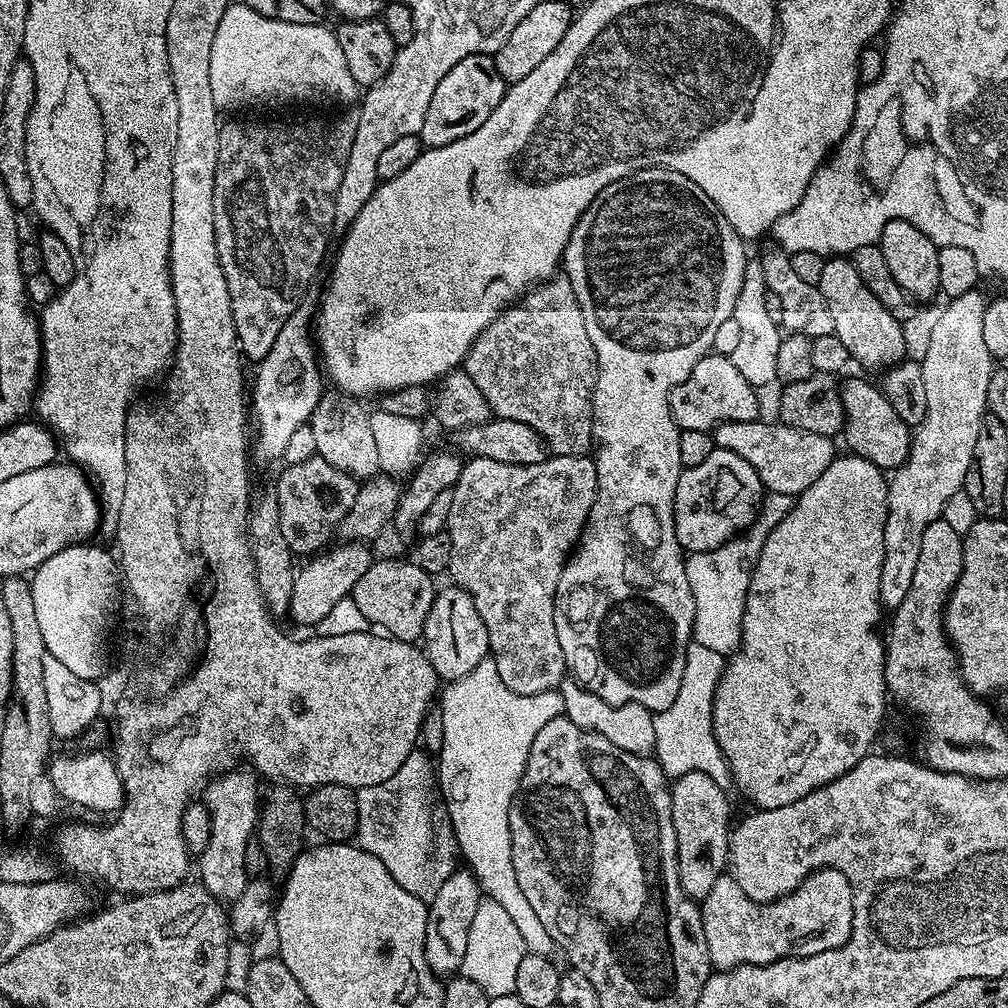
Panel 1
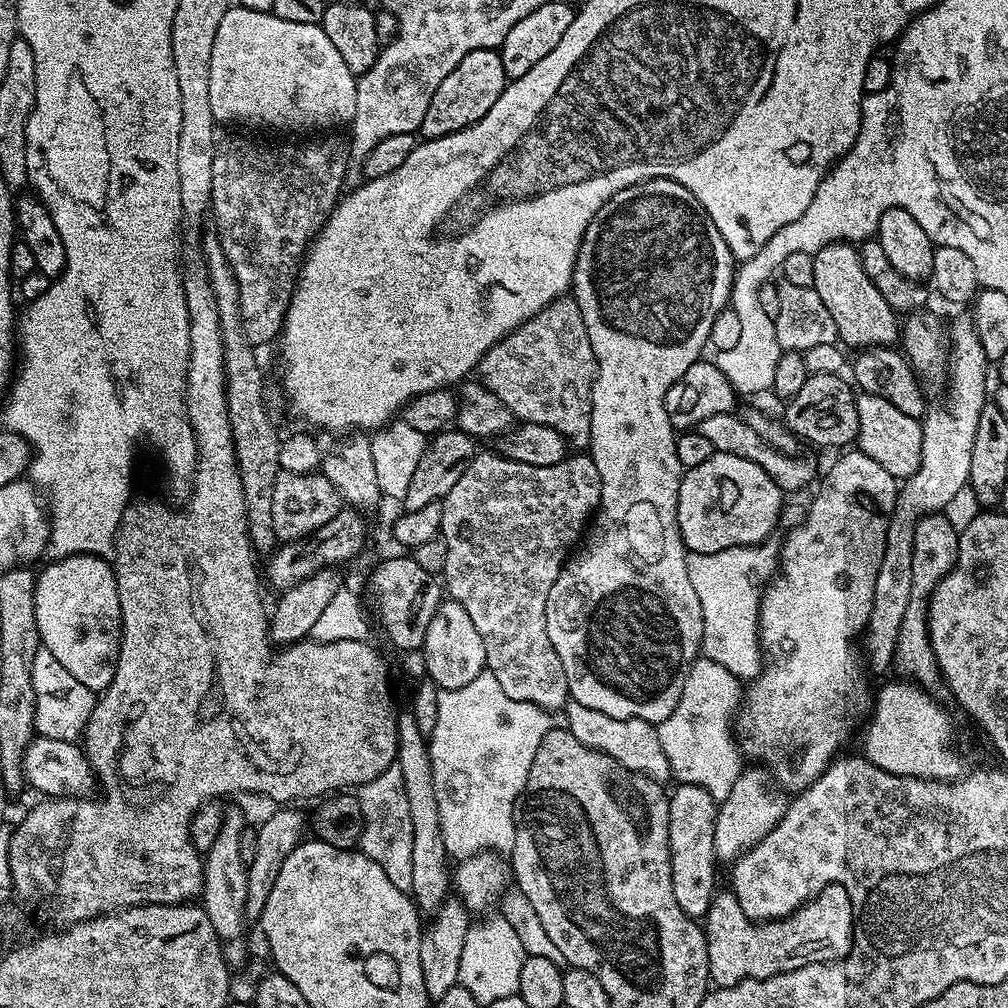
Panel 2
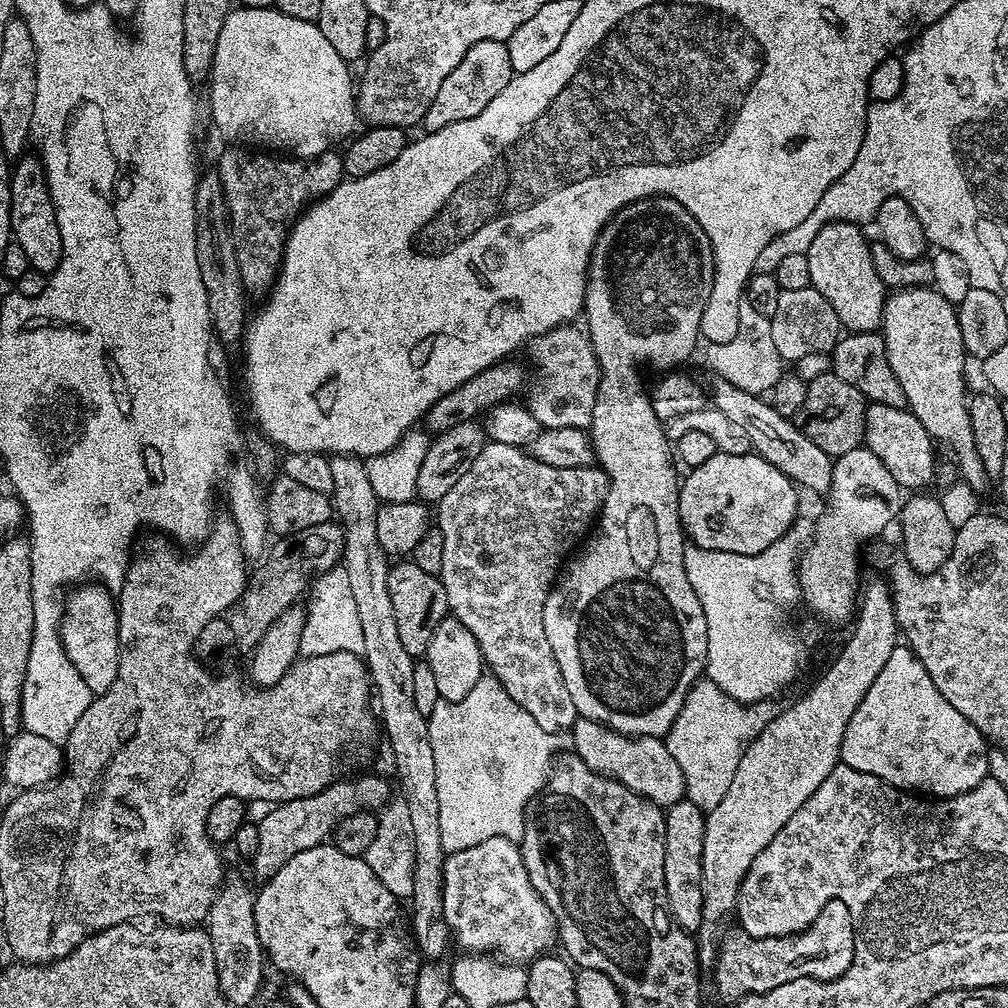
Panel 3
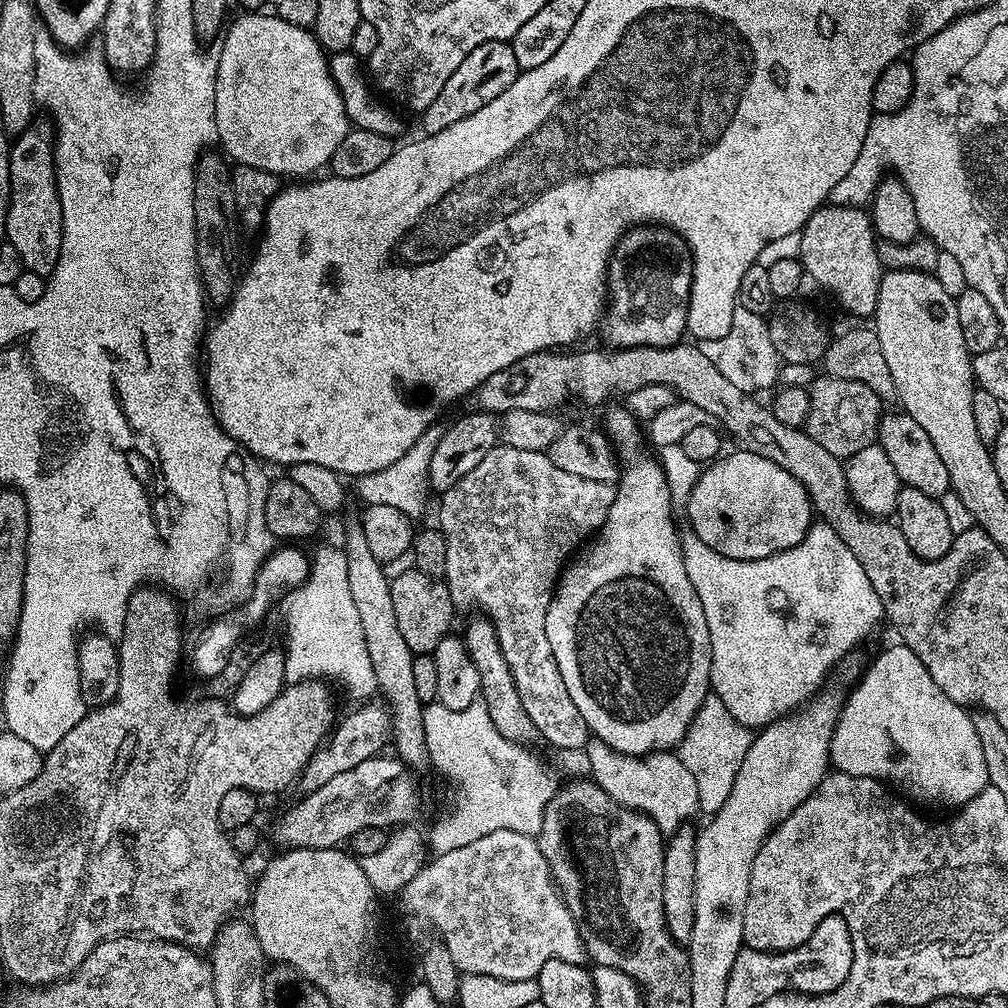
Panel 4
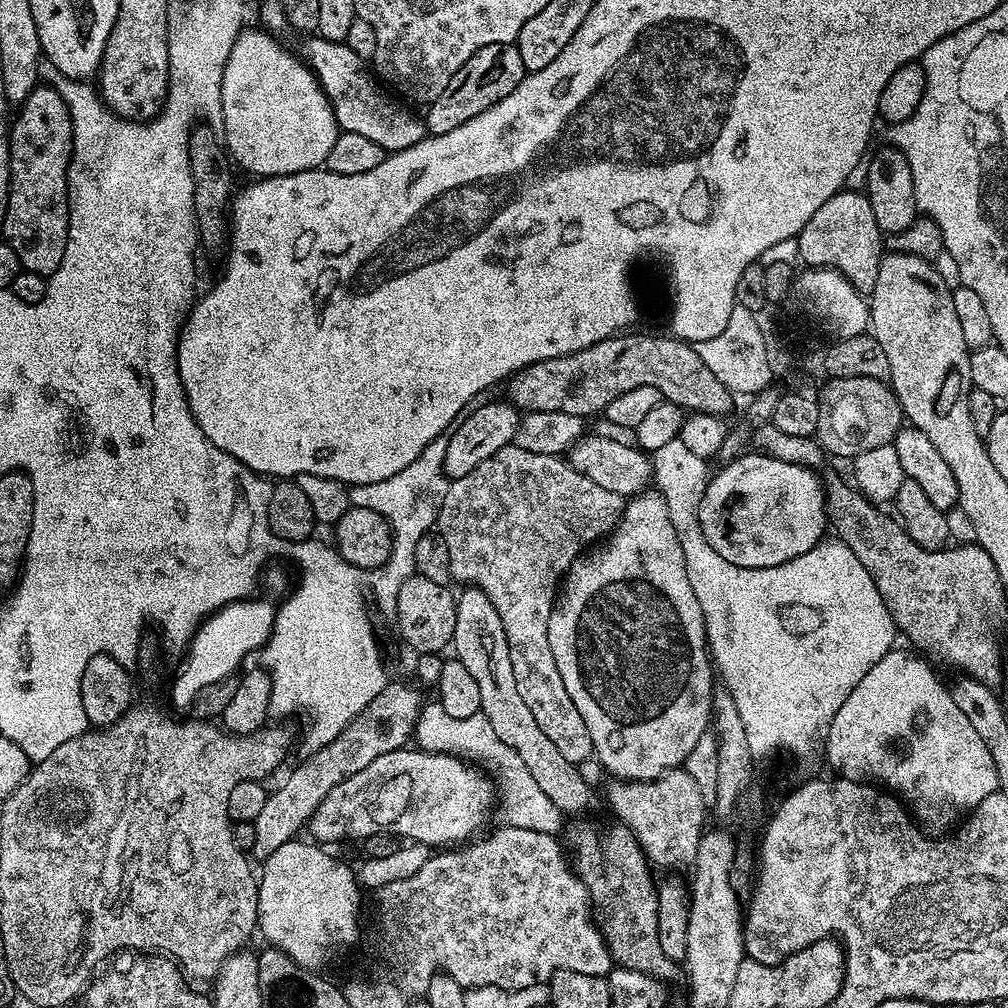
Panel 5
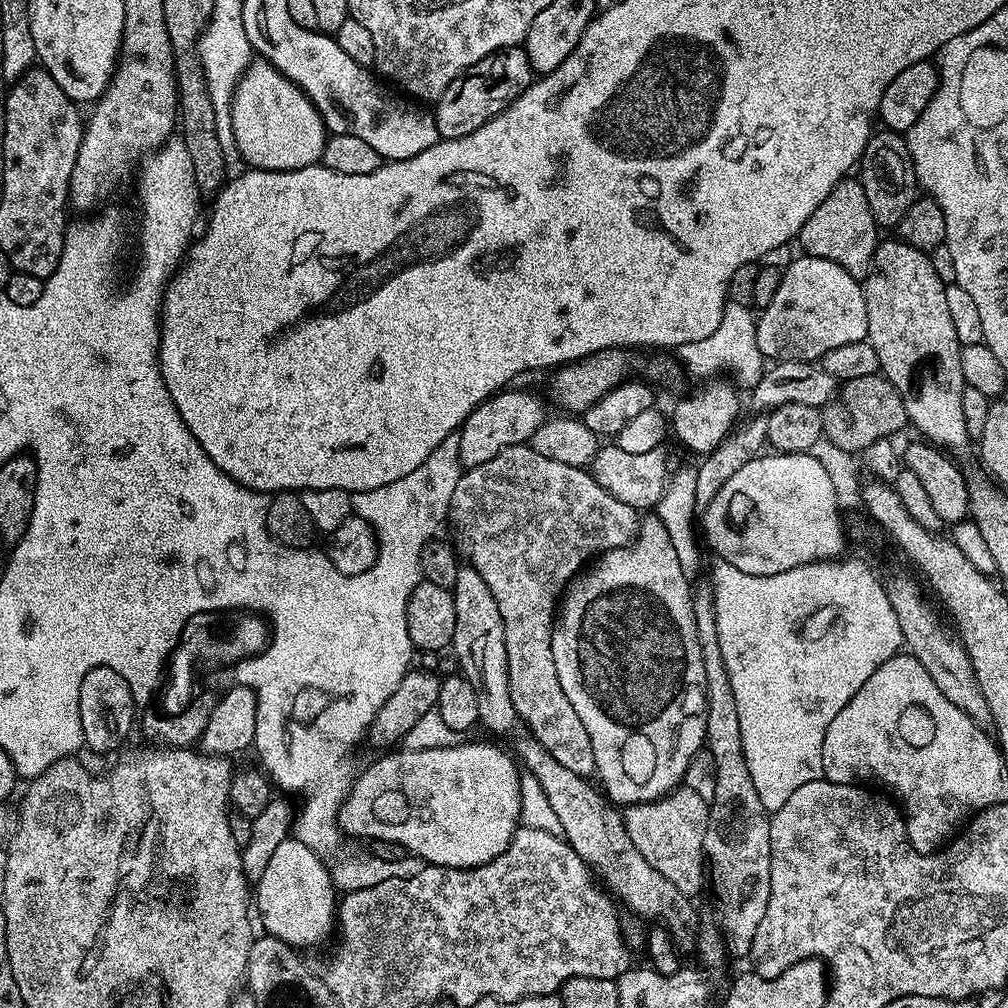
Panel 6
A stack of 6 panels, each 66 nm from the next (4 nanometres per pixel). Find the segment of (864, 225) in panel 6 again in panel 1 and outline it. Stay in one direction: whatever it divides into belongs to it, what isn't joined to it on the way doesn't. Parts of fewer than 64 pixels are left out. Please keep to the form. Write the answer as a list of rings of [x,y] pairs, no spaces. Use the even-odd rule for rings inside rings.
[[[832,256],[825,259],[822,266],[822,278],[818,285],[822,298],[830,310],[830,318],[834,318],[832,335],[846,346],[849,357],[853,361],[861,360],[868,368],[887,370],[905,359],[908,340],[904,337],[905,325],[894,318],[882,302],[862,282],[858,270],[851,259],[843,256]]]

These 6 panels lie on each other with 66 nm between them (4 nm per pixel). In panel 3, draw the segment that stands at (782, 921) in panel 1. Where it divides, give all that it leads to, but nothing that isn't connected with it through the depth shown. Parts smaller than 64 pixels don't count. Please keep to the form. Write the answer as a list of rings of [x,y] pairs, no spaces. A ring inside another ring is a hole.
[[[841,900],[825,902],[824,909],[801,932],[759,940],[746,934],[743,930],[735,931],[725,931],[714,965],[716,992],[722,999],[729,1000],[729,1002],[735,1002],[754,994],[762,994],[766,990],[774,990],[786,982],[794,982],[794,978],[802,978],[803,976],[815,980],[833,980],[846,974],[846,970],[854,958],[854,926],[850,918],[850,910],[846,910],[846,902]]]

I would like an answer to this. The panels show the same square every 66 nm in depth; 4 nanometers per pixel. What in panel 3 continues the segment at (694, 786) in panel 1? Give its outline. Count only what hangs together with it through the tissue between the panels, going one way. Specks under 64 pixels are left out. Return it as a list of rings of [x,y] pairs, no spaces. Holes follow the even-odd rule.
[[[687,798],[679,800],[677,804],[671,804],[664,813],[666,822],[666,838],[664,839],[664,889],[668,895],[668,913],[672,915],[672,923],[677,928],[689,934],[700,931],[702,918],[702,842],[704,841],[704,817],[705,812],[694,802]]]

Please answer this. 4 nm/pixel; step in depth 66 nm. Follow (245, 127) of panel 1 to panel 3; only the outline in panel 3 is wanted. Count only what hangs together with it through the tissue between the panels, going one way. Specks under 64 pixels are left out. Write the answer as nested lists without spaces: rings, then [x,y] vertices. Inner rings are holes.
[[[228,146],[220,156],[218,171],[222,178],[222,190],[226,194],[228,223],[232,230],[232,241],[238,258],[238,270],[242,270],[242,282],[249,293],[267,293],[280,275],[280,262],[284,258],[284,243],[288,240],[288,229],[305,207],[324,199],[330,190],[339,186],[344,175],[344,158],[339,151],[329,150],[313,160],[281,158],[276,154],[259,156],[259,151],[244,146]]]

